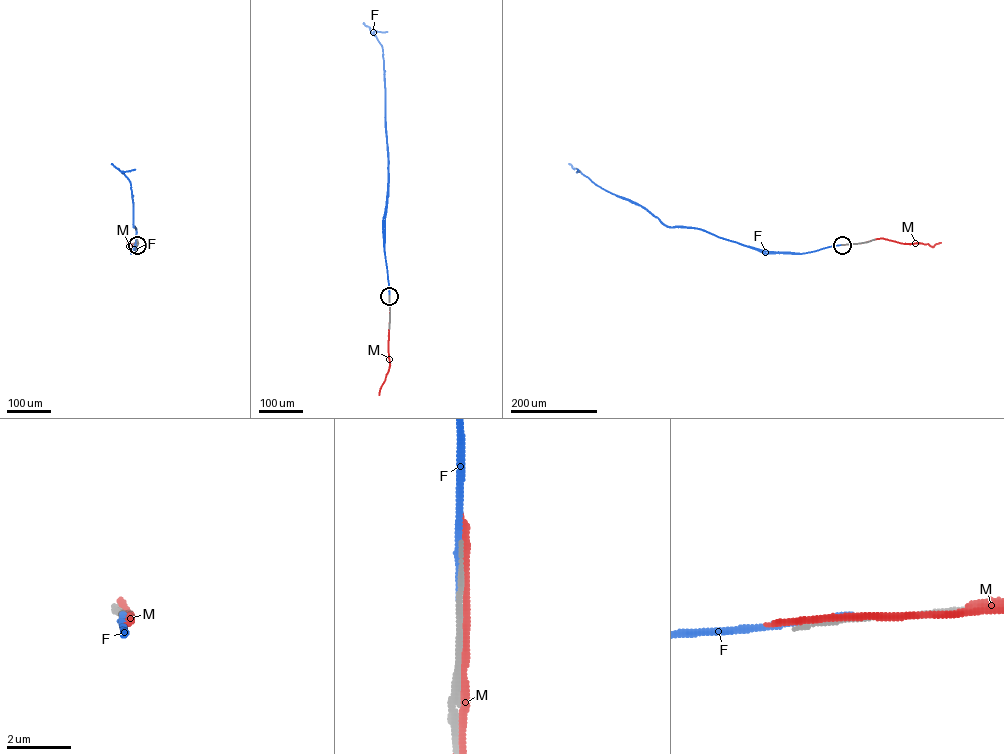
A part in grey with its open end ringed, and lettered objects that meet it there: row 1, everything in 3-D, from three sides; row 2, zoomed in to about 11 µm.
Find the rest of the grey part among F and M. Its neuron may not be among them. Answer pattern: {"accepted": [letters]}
{"accepted": []}

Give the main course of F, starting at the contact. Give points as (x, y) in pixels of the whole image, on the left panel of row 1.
F: (137, 245), (133, 253), (137, 238), (130, 182), (111, 164)

